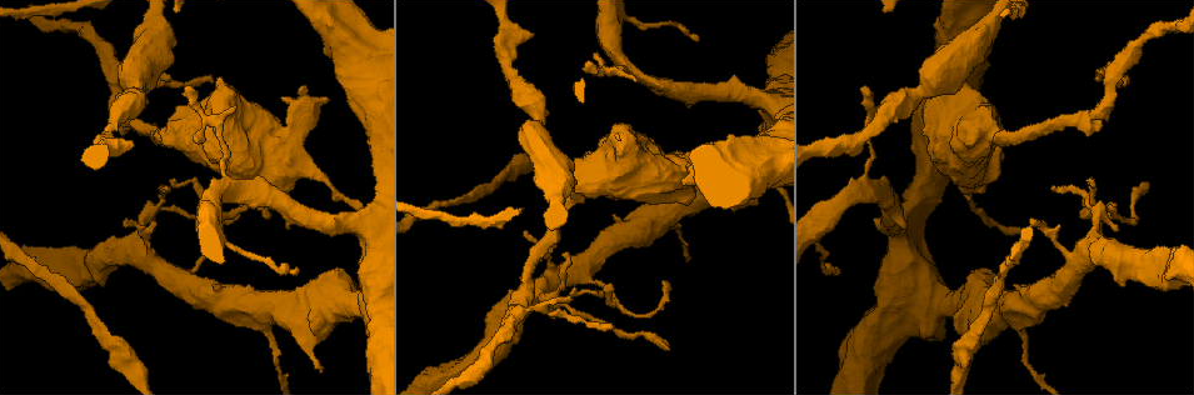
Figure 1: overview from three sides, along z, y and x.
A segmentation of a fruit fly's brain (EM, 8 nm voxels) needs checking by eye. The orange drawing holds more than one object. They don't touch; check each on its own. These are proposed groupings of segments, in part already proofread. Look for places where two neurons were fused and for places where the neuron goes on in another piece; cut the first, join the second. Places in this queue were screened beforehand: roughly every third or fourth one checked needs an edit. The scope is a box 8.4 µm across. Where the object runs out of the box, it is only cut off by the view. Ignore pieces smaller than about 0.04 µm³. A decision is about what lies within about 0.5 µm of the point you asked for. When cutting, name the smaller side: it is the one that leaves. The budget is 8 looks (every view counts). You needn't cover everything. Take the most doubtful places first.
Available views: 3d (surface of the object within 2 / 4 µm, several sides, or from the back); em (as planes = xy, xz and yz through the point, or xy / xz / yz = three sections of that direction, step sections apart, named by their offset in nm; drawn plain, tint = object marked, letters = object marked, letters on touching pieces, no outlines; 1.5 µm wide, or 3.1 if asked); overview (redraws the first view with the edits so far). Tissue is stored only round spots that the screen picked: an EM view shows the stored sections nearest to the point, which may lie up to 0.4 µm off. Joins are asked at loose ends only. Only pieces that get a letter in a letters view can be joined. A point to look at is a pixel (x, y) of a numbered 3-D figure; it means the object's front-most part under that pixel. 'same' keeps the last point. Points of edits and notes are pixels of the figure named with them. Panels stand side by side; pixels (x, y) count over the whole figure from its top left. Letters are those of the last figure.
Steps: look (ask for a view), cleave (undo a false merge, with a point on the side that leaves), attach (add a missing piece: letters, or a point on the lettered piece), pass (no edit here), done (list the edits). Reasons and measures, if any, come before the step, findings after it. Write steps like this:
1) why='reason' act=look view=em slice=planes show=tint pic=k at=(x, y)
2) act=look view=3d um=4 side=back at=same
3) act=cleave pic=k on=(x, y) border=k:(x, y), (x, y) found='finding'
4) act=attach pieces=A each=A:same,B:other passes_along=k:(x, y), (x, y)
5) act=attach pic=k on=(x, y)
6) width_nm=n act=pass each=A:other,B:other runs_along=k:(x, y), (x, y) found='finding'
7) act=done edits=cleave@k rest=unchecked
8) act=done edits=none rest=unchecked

act=look view=3d um=2 pic=1 at=(586, 62)

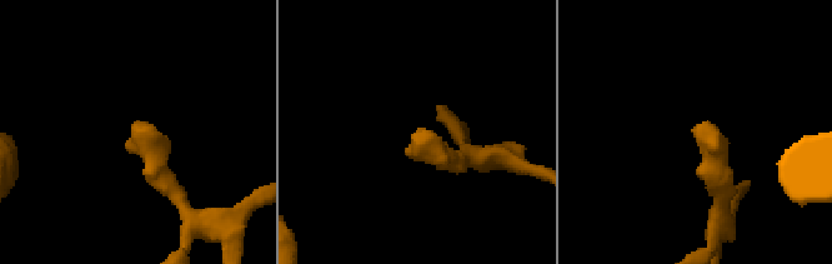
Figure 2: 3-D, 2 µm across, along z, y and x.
act=look view=em slice=xz step=4 show=letters pic=2 at=(135, 123)

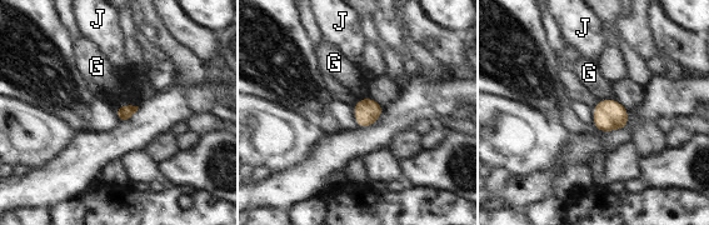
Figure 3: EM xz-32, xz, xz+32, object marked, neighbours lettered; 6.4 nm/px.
act=pass each=G:other,J:other border=3:(138, 105), (118, 105), (115, 108) found='no lettered piece goes on from it'

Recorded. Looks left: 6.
why='thin end' act=look view=em slice=planes show=letters pic=1 at=(295, 272)

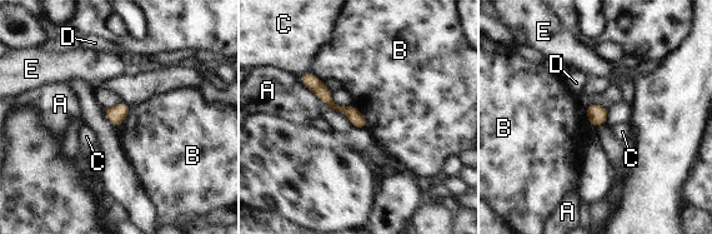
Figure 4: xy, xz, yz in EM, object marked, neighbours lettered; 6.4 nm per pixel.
act=pass each=A:other,B:other,C:other,D:other,E:other found='no lettered piece goes on from it'

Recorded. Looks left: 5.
why='sudden change in width' act=look view=3d um=2 pic=1 at=(513, 83)

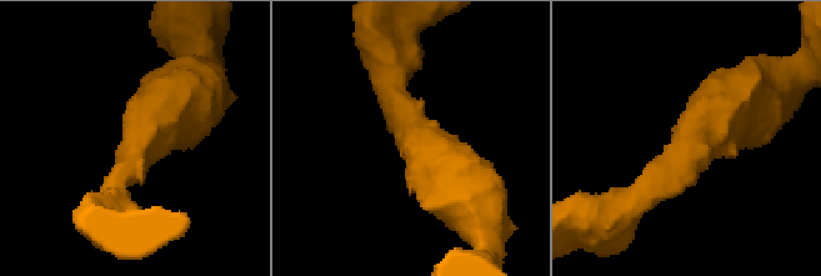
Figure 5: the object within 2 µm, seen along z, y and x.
act=look view=em slice=planes show=tint pic=5 at=(134, 150)

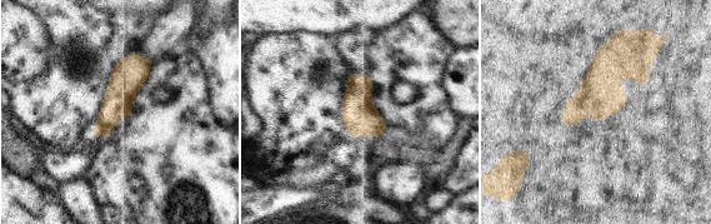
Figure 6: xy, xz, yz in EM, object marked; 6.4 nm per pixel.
act=look view=em slice=planes show=letters at=same

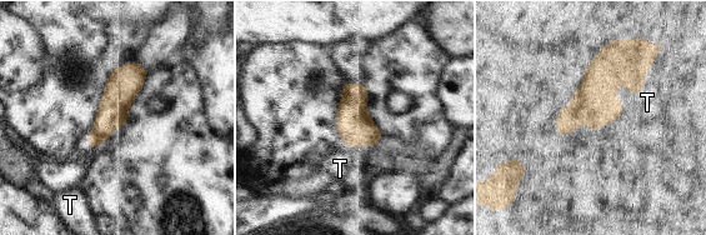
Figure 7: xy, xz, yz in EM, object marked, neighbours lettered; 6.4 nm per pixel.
act=pass each=T:other border=7:(660, 48), (644, 89), (631, 96) found='continuous, no second neuron'

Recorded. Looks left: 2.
act=done edits=none rest=unchecked

